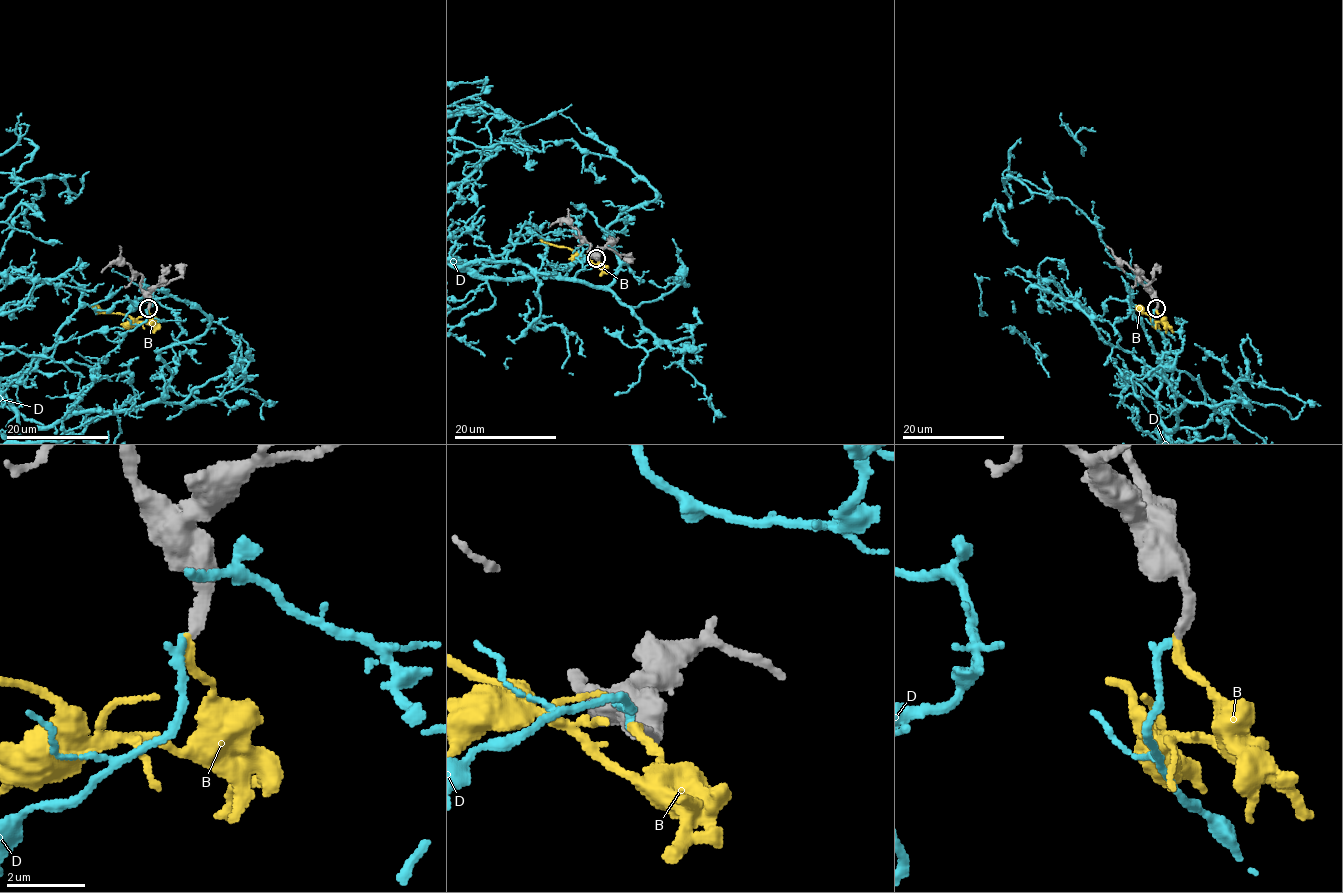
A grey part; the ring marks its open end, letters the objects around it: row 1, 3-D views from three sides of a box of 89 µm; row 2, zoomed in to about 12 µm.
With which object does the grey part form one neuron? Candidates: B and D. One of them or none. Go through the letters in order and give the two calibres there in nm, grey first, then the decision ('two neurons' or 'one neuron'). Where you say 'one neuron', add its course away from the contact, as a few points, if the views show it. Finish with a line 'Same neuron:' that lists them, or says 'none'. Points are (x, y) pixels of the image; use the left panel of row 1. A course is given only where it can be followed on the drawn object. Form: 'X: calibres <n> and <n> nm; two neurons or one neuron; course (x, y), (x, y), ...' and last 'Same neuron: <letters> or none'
B: calibres 320 and 260 nm; one neuron; course (148, 308), (150, 316), (148, 321), (139, 323), (119, 314), (97, 311), (92, 306)
D: calibres 320 and 200 nm; two neurons
Same neuron: B

